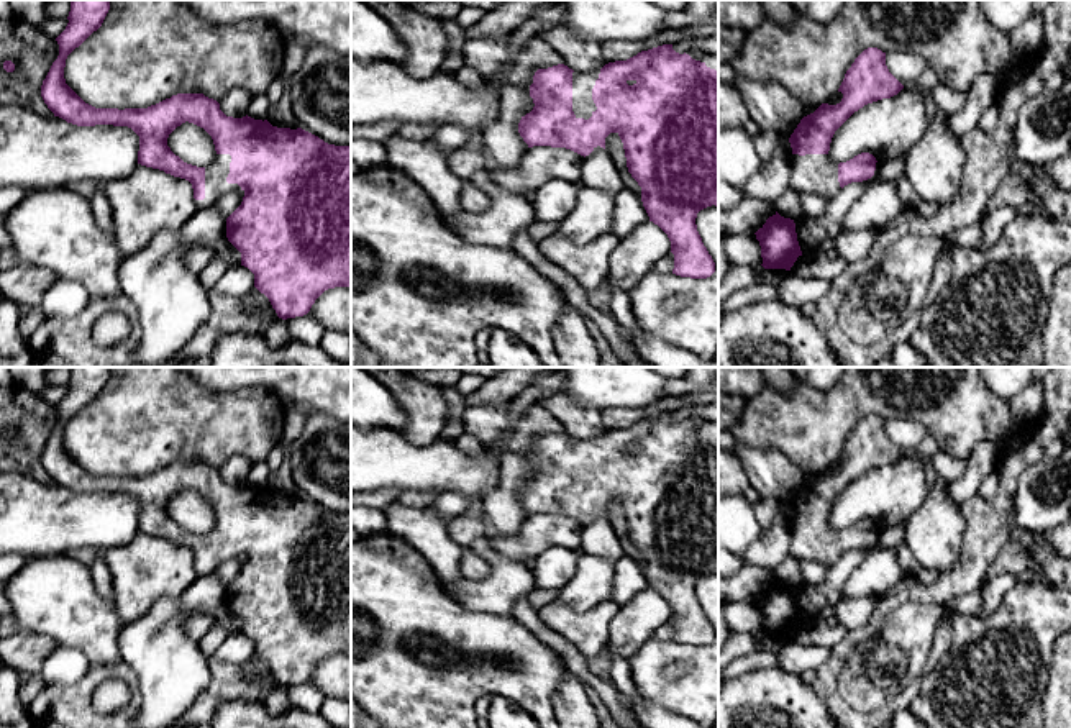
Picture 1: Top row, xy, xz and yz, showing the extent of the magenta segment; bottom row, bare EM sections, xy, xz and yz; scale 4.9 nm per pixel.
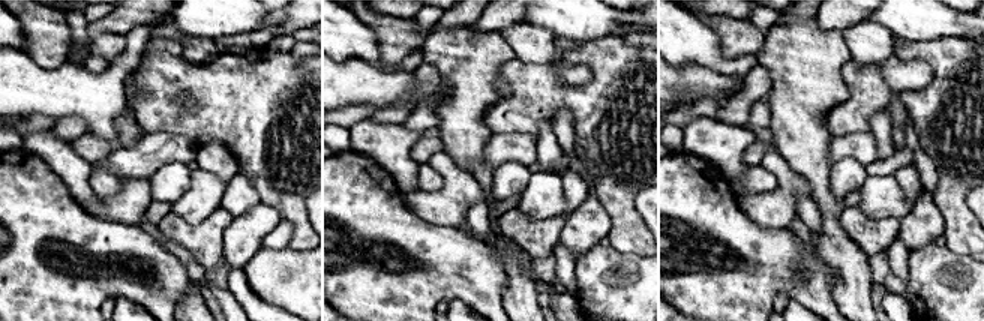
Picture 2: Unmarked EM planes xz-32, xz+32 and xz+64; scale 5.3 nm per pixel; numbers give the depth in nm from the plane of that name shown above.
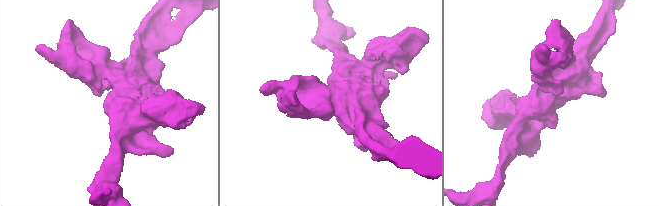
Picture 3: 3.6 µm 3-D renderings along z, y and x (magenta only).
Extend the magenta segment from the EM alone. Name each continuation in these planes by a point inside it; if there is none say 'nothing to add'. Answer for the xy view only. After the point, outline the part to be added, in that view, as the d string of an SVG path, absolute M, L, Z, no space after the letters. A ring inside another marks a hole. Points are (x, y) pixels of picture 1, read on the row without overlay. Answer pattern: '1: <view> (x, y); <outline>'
1: xy (217, 538); M216 521L215 526L205 535L205 566L195 567L197 577L215 572L215 569L225 561L241 557L238 551L226 549L230 530L230 521Z

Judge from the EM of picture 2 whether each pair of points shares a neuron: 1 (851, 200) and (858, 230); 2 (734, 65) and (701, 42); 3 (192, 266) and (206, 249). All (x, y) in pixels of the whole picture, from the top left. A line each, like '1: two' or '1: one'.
1: two
2: one
3: two

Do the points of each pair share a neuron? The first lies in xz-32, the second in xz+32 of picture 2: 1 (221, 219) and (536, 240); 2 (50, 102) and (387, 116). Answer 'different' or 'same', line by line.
1: same
2: different

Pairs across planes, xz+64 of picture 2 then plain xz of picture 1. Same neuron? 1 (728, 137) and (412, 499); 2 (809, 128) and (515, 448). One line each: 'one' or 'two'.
1: two
2: one

